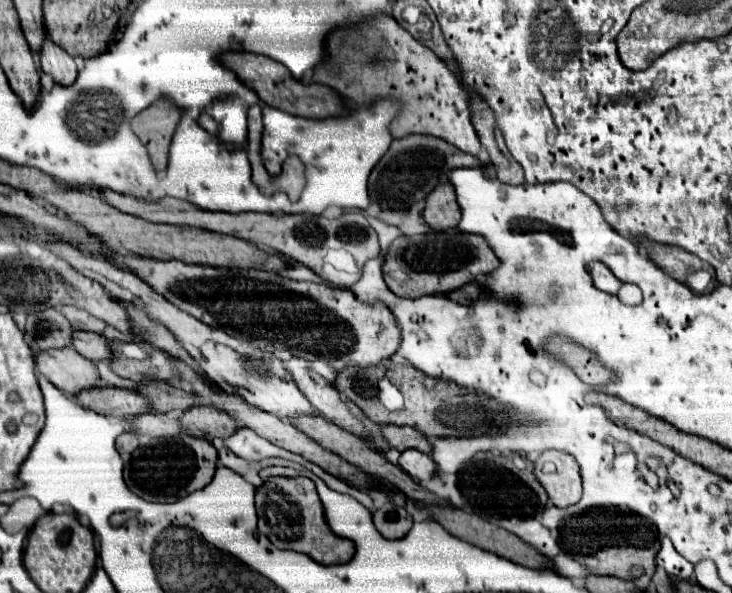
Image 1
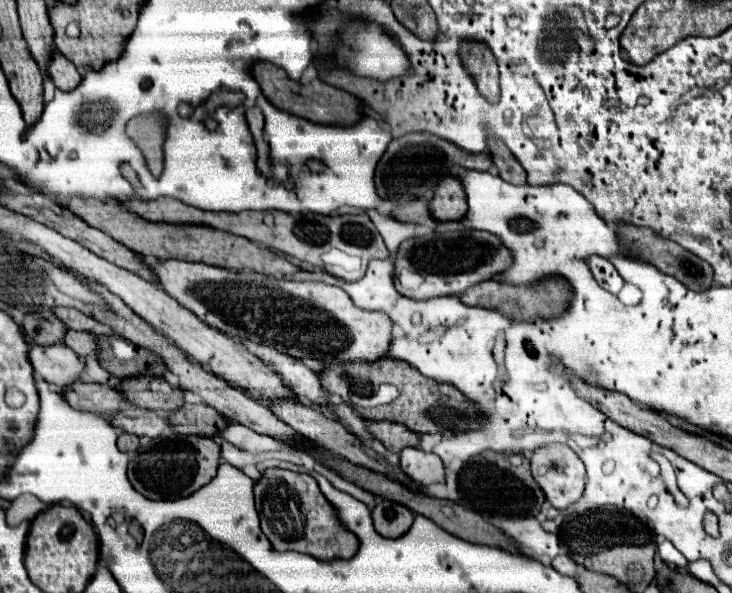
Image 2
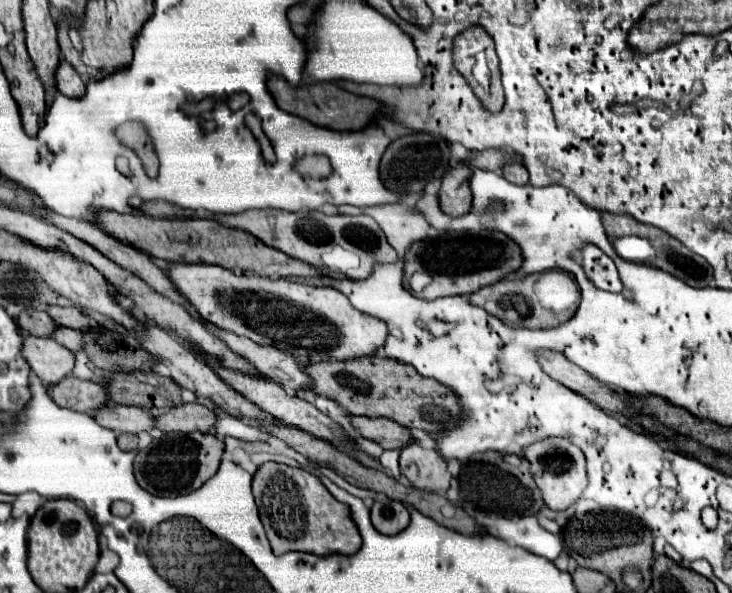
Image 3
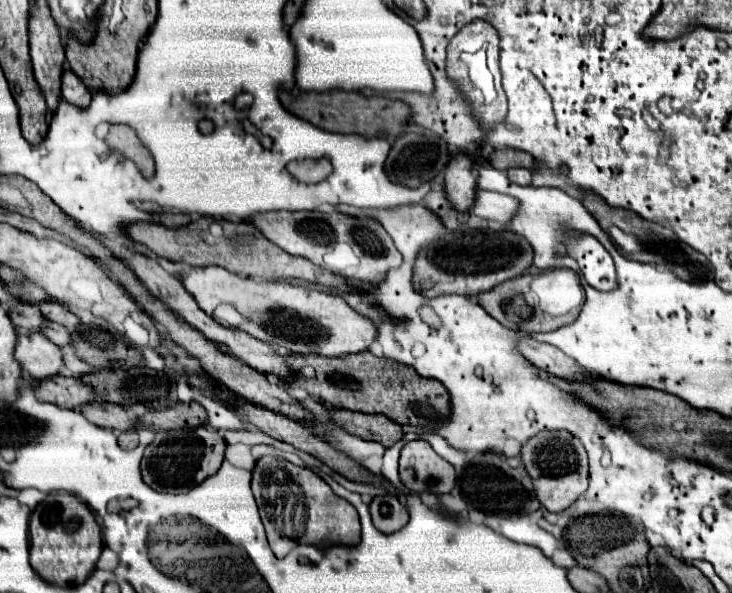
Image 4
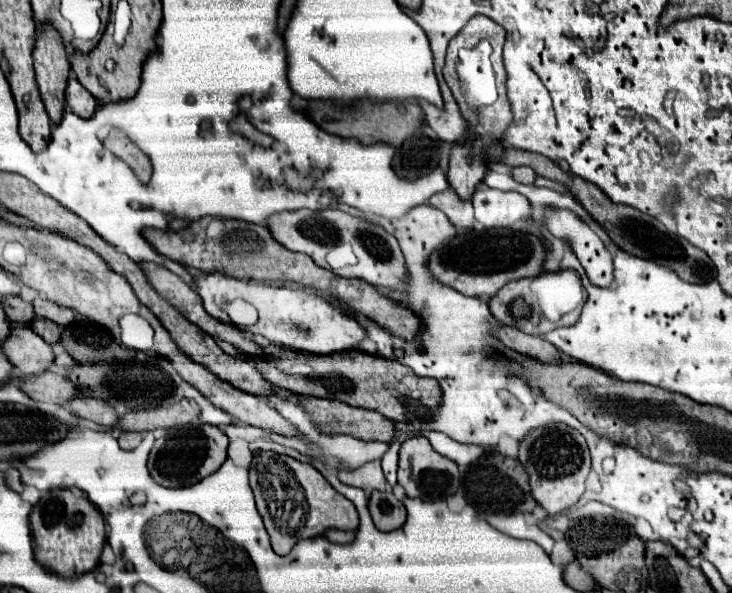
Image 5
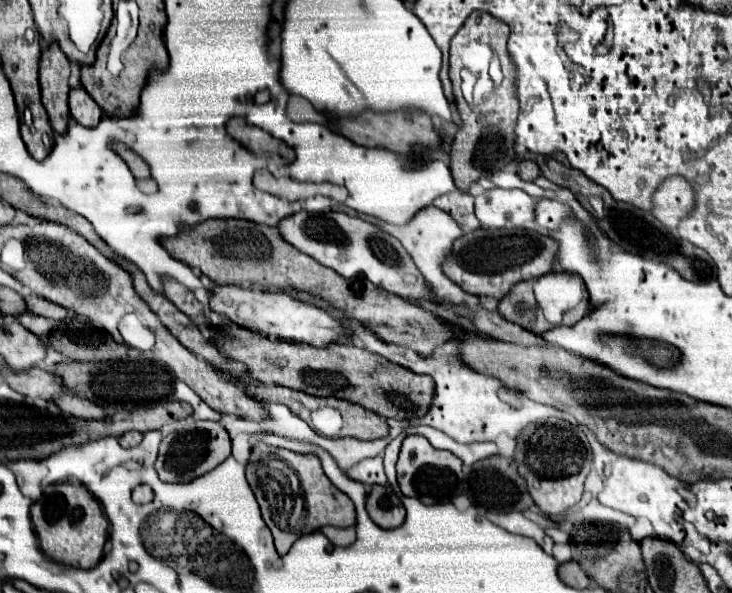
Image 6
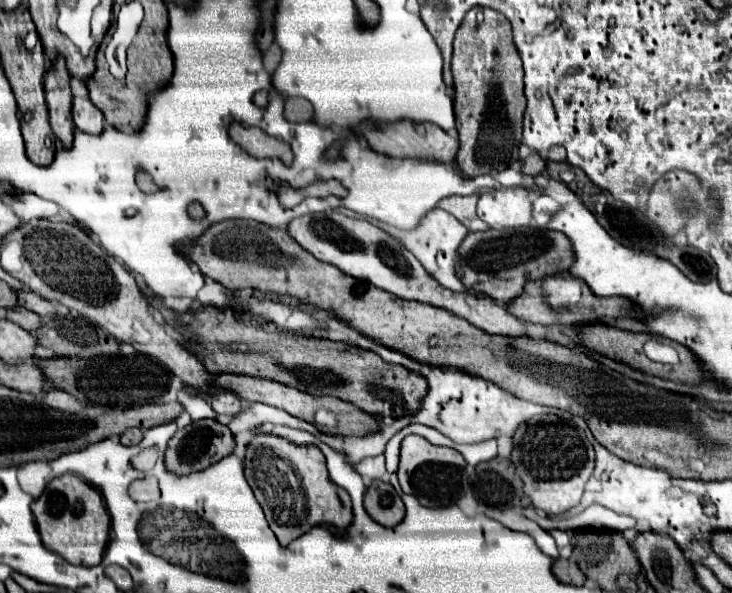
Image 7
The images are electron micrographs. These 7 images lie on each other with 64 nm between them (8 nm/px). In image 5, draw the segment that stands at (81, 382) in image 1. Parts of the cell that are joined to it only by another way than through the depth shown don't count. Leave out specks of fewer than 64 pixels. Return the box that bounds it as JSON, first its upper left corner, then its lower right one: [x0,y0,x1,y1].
[4,324,54,376]

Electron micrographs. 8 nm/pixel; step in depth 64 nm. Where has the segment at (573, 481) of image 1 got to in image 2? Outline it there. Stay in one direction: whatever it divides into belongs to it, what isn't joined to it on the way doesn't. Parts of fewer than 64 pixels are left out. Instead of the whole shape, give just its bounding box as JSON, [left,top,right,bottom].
[532,444,584,510]

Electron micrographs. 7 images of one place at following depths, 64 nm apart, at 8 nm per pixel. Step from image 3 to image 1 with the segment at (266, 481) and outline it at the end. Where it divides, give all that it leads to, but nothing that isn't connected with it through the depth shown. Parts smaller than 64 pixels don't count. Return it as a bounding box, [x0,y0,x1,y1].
[256,478,354,566]

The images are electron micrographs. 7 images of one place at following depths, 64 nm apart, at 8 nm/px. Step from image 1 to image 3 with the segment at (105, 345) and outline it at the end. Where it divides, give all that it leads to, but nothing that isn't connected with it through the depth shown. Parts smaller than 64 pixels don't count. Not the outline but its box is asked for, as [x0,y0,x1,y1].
[52,326,84,352]

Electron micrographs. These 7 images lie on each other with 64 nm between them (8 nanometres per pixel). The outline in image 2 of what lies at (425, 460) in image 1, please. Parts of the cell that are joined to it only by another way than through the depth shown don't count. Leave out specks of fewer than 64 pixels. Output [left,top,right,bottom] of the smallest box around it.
[400,448,444,486]

